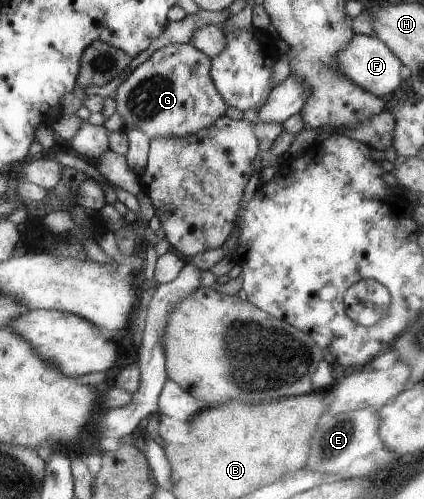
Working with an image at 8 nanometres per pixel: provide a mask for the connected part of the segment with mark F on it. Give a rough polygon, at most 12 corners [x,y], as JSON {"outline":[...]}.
{"outline":[[356,34],[339,70],[375,96],[394,93],[402,60],[376,37]]}

